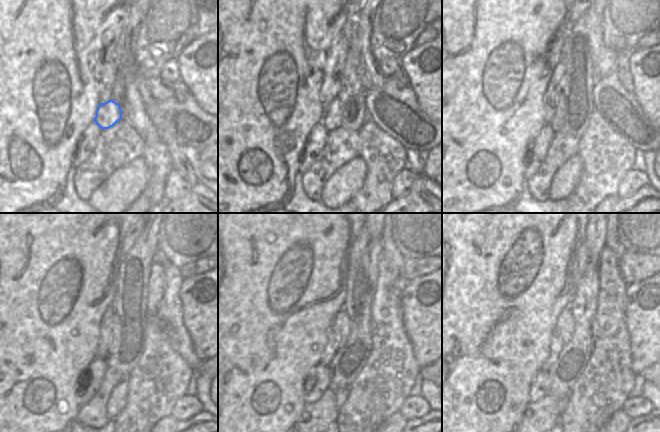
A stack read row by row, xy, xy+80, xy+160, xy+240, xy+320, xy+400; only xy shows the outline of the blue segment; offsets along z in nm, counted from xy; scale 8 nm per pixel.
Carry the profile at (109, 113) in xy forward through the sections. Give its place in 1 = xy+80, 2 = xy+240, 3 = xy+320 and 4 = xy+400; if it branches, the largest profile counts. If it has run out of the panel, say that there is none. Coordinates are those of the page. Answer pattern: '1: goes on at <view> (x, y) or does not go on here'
1: goes on at xy+80 (332, 118)
2: goes on at xy+240 (115, 320)
3: goes on at xy+320 (341, 321)
4: goes on at xy+400 (564, 327)

